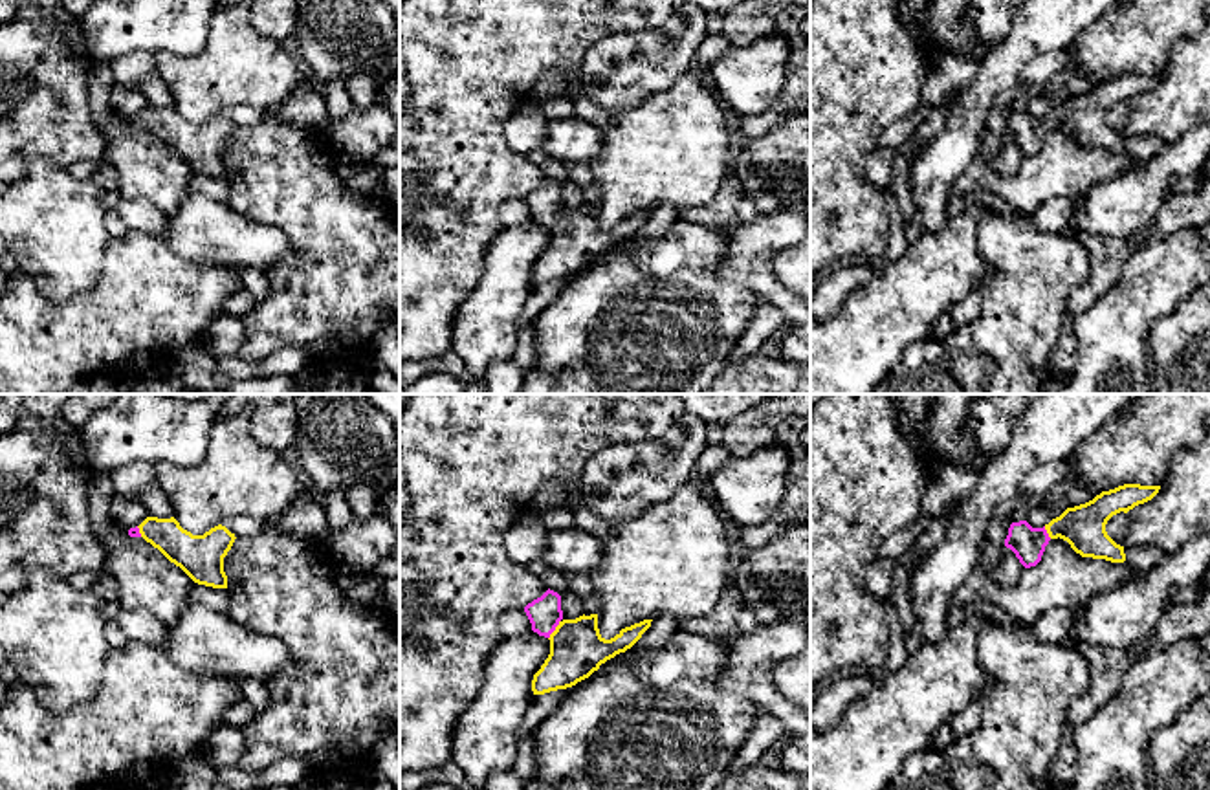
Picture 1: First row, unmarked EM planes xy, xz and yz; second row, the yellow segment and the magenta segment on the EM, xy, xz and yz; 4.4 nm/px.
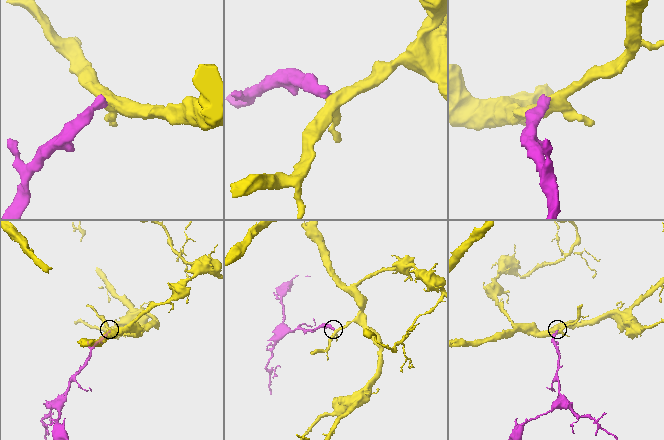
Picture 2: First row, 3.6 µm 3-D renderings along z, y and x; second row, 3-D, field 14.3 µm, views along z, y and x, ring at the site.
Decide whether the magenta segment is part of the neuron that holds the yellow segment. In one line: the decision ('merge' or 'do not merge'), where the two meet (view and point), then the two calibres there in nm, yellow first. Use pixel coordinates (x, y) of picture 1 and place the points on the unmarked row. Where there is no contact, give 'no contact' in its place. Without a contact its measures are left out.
merge | xz (556, 219) | 240/150 nm

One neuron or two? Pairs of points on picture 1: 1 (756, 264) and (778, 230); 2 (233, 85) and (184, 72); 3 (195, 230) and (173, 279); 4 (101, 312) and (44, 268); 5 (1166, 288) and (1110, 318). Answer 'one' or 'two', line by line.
1: one
2: one
3: two
4: two
5: one

